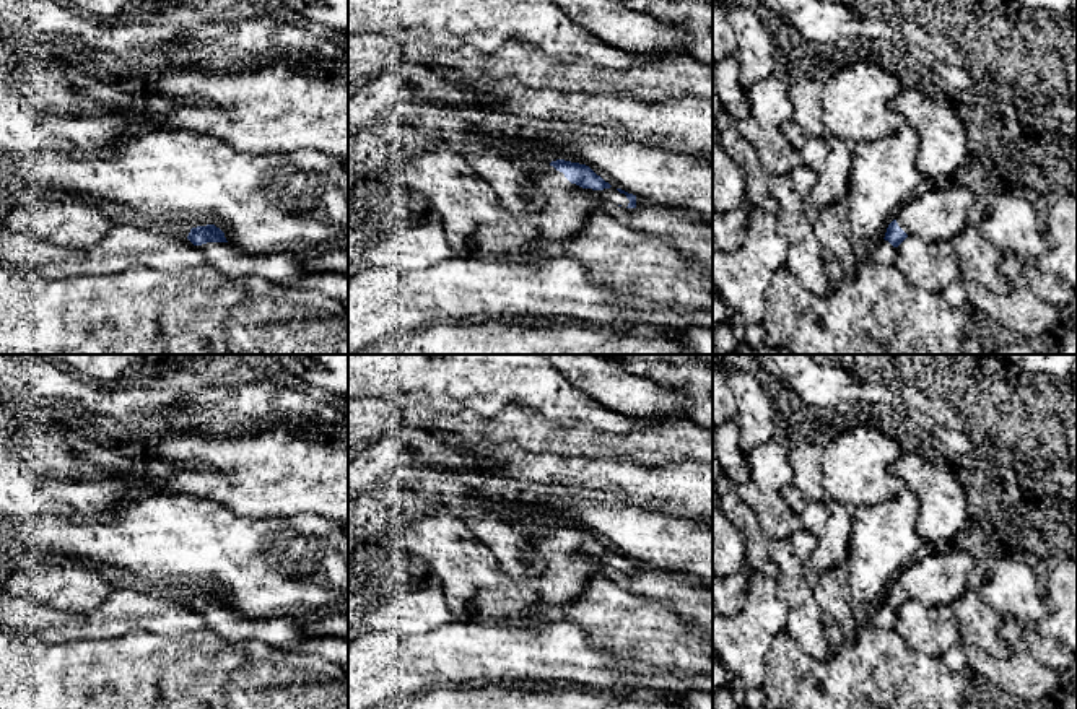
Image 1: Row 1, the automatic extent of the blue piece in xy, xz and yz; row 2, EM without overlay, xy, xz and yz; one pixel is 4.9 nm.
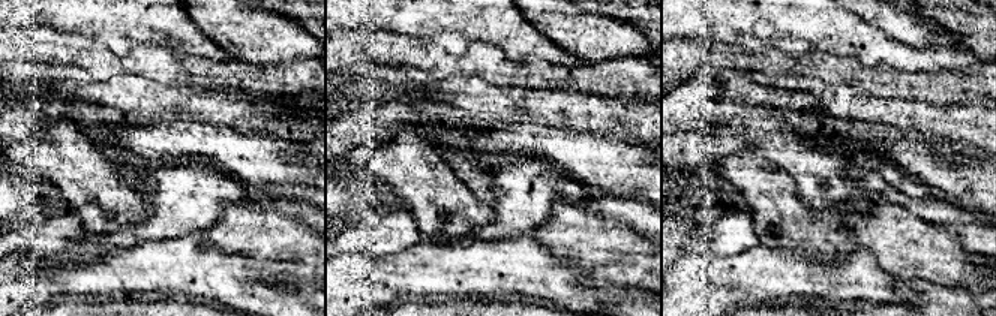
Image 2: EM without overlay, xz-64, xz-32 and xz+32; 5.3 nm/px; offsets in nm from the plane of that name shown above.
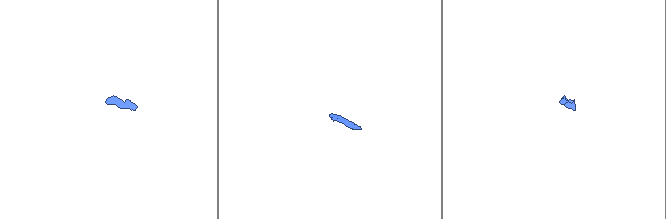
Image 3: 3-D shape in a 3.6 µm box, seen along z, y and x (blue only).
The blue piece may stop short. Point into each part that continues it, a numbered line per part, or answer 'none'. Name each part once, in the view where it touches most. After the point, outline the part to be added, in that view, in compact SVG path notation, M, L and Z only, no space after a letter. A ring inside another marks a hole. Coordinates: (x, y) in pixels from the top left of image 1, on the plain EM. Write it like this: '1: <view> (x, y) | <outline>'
1: xy (283, 631) | M229 607L198 610L207 628L229 642L260 641L293 652L312 652L337 665L348 676L348 641L332 636L306 634L301 620L290 615L252 618Z
2: xz (566, 574) | M550 530L538 543L540 558L545 568L534 581L538 598L534 602L534 611L545 611L558 616L561 608L581 597L592 579L597 576L597 566L610 566L628 571L630 564L615 551L604 555L582 553L571 548L563 537Z

